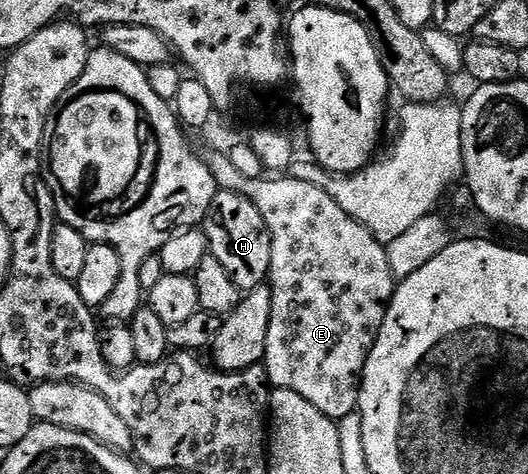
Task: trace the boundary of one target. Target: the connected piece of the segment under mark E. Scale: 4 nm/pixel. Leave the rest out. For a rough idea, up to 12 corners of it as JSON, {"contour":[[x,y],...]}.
{"contour":[[247,178],[273,244],[261,364],[276,390],[356,413],[396,276],[329,192]]}

